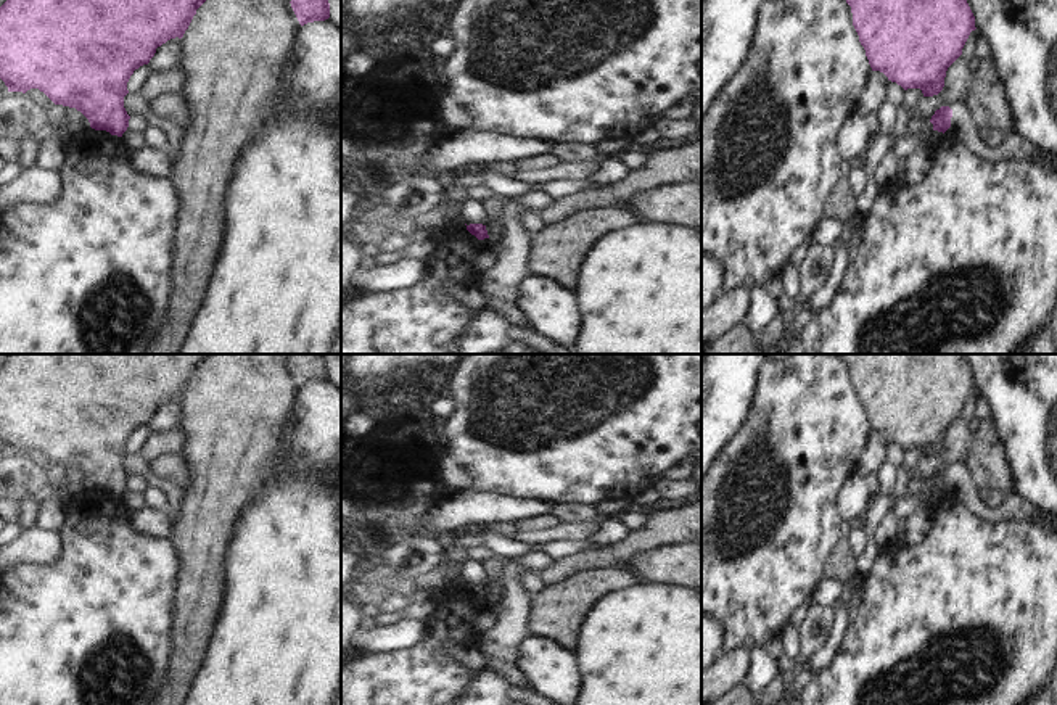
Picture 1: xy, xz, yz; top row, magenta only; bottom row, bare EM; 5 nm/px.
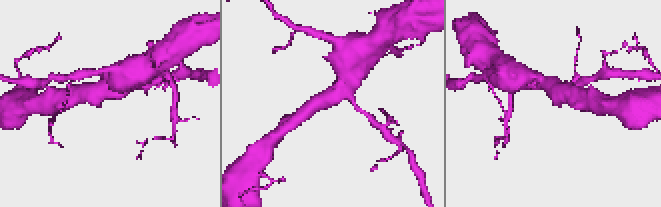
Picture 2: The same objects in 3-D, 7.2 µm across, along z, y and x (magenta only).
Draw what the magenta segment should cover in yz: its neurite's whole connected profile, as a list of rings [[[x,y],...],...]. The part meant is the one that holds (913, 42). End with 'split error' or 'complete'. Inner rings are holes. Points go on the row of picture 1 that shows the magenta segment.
[[[846,0],[846,3],[851,6],[853,26],[872,71],[883,72],[904,90],[920,89],[923,97],[943,90],[948,68],[962,55],[970,32],[977,29],[967,0]]] | complete

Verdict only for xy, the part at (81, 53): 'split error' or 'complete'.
complete

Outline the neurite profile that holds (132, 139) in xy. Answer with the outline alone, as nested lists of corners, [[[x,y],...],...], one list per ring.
[[[145,129],[125,130],[121,137],[121,142],[129,150],[138,150],[138,148],[145,146],[146,145]]]

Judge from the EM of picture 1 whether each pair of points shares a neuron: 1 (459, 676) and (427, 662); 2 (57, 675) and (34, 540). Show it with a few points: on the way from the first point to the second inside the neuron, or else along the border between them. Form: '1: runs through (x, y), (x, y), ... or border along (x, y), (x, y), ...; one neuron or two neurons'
1: runs through (451, 676), (441, 676), (435, 670); one neuron
2: border along (61, 533), (65, 554), (55, 564), (16, 567); two neurons

